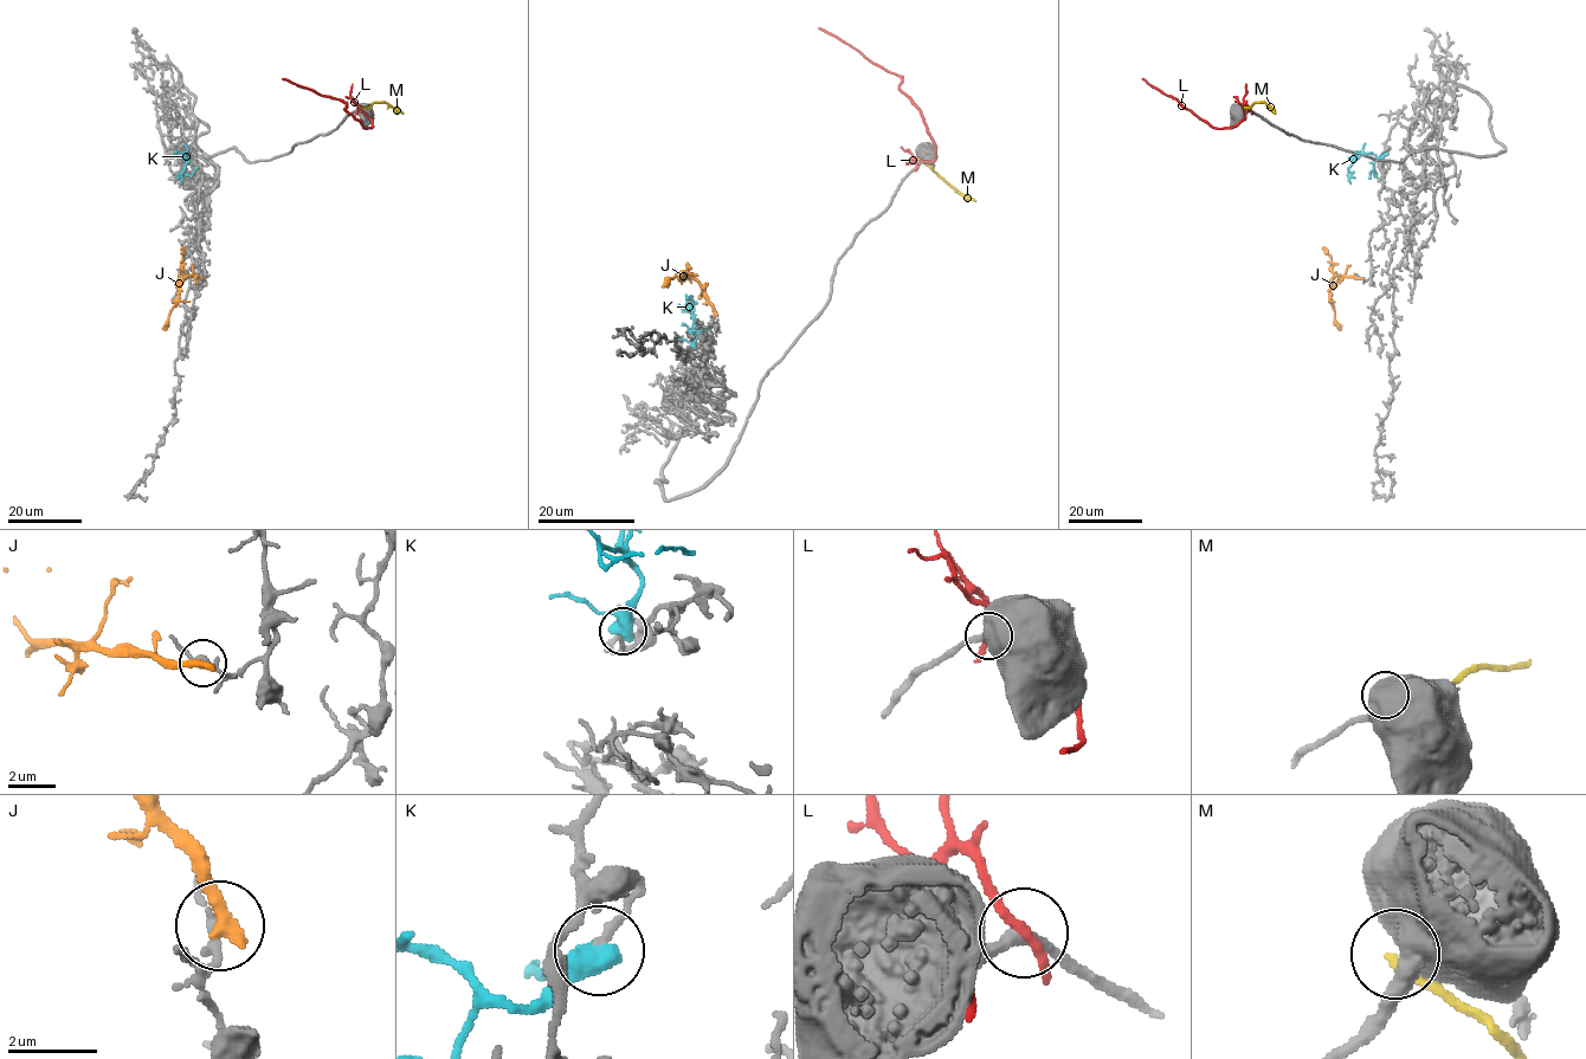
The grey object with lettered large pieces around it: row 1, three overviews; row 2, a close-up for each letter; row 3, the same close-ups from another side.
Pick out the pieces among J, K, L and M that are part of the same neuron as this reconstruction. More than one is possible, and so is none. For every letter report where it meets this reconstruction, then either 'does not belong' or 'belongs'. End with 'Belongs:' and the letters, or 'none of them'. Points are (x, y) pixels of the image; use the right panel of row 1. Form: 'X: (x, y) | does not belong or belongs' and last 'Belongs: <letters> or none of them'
J: (1361, 278) | does not belong
K: (1386, 153) | does not belong
L: (1250, 110) | does not belong
M: (1243, 107) | does not belong
Belongs: none of them

